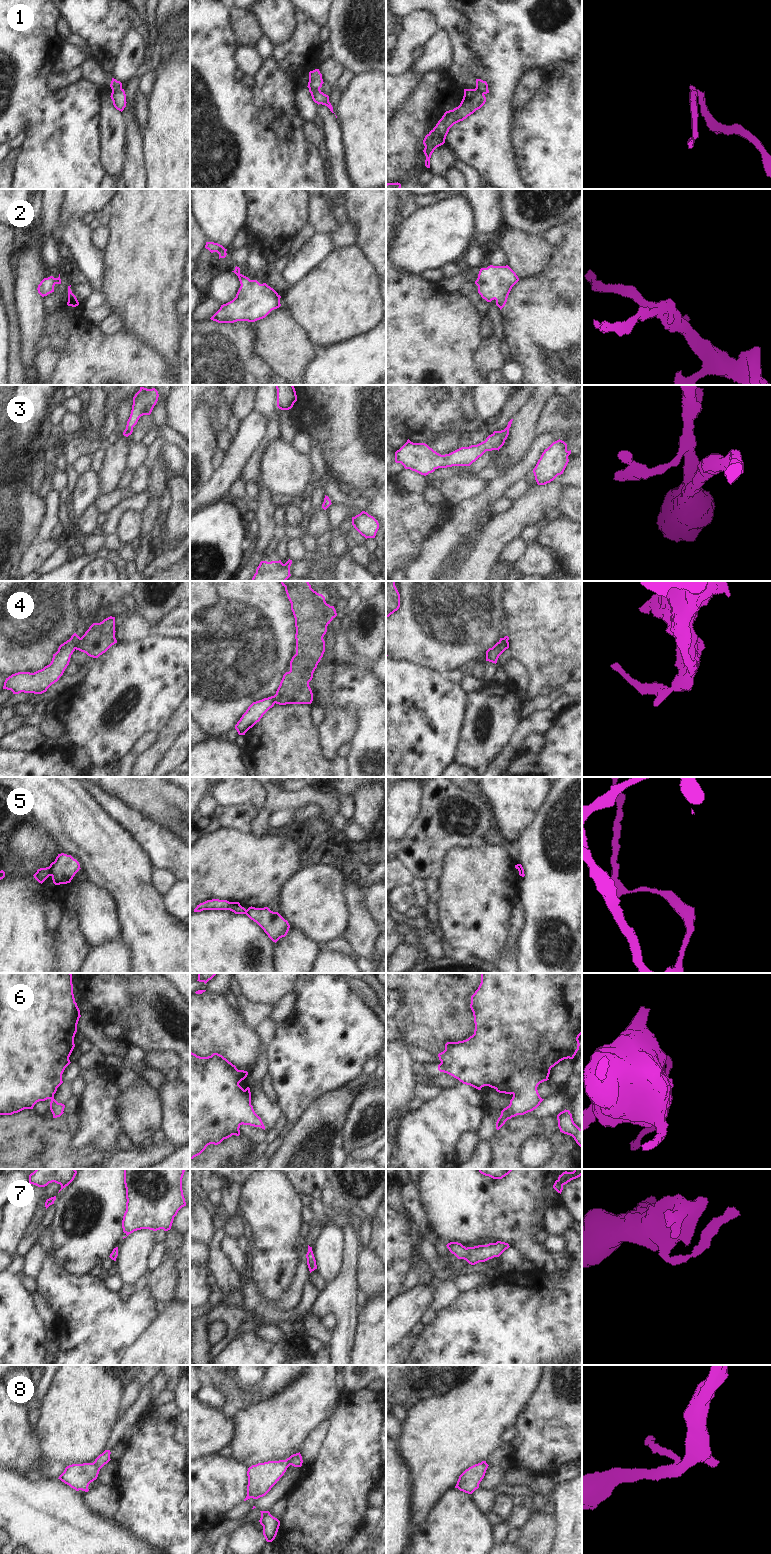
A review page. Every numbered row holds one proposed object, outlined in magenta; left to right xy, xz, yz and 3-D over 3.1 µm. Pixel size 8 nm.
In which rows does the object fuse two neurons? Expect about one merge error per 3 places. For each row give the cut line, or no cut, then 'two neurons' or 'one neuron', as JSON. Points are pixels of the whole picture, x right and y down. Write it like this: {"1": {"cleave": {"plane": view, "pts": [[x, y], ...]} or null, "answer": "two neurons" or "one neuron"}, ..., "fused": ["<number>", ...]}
{"1": {"cleave": {"plane": "xz", "pts": [[309, 87], [319, 90]]}, "answer": "two neurons"}, "2": {"cleave": null, "answer": "one neuron"}, "3": {"cleave": null, "answer": "one neuron"}, "4": {"cleave": {"plane": "xy", "pts": [[80, 638], [75, 648]]}, "answer": "two neurons"}, "5": {"cleave": {"plane": "xy", "pts": [[48, 867], [51, 875]]}, "answer": "two neurons"}, "6": {"cleave": null, "answer": "one neuron"}, "7": {"cleave": null, "answer": "one neuron"}, "8": {"cleave": {"plane": "xz", "pts": [[295, 1454], [290, 1459], [289, 1464]]}, "answer": "two neurons"}, "fused": ["1", "4", "5", "8"]}

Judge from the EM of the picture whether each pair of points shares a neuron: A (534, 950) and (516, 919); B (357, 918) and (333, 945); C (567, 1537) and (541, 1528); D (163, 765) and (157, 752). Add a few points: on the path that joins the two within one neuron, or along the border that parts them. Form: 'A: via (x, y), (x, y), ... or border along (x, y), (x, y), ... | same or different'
A: border along (522, 905), (524, 926), (518, 945) | different
B: border along (340, 937), (354, 951) | different
C: border along (554, 1514), (555, 1535), (552, 1543) | different
D: border along (174, 740), (155, 766) | different

